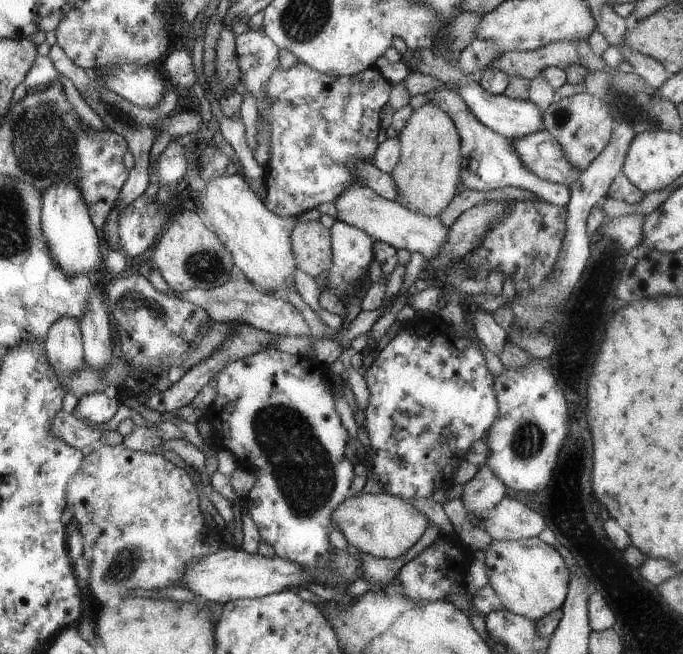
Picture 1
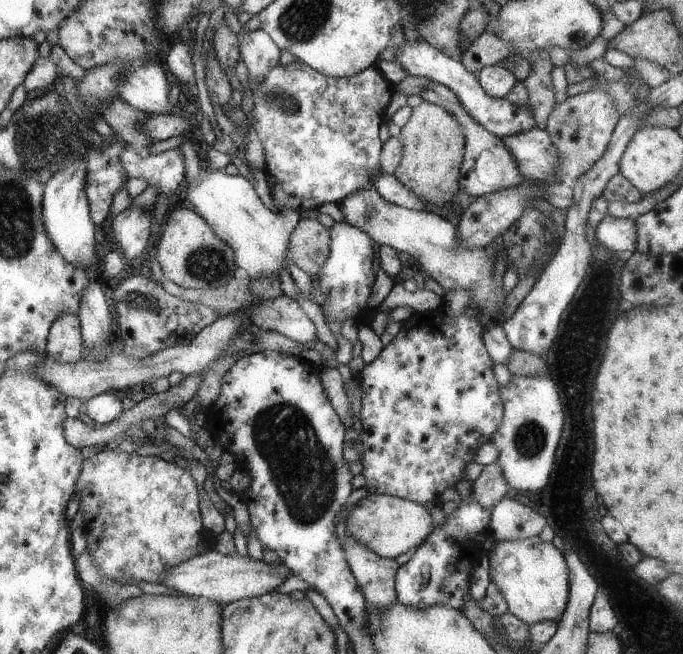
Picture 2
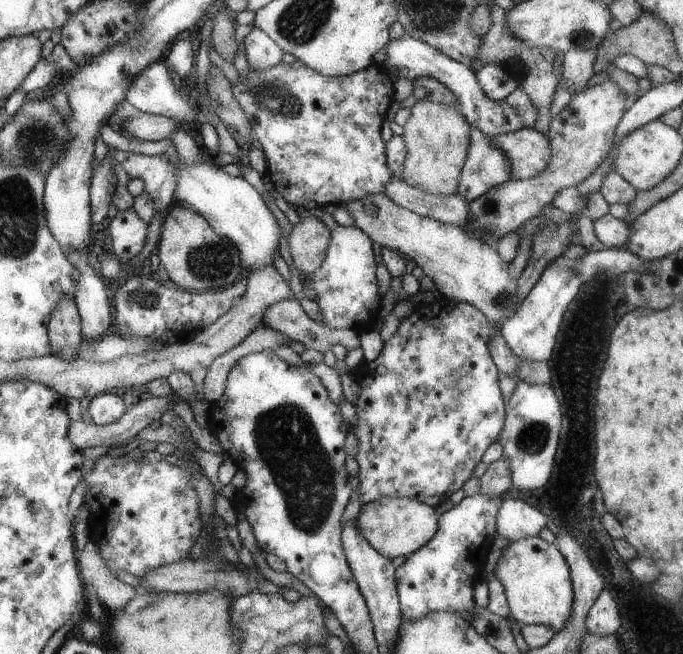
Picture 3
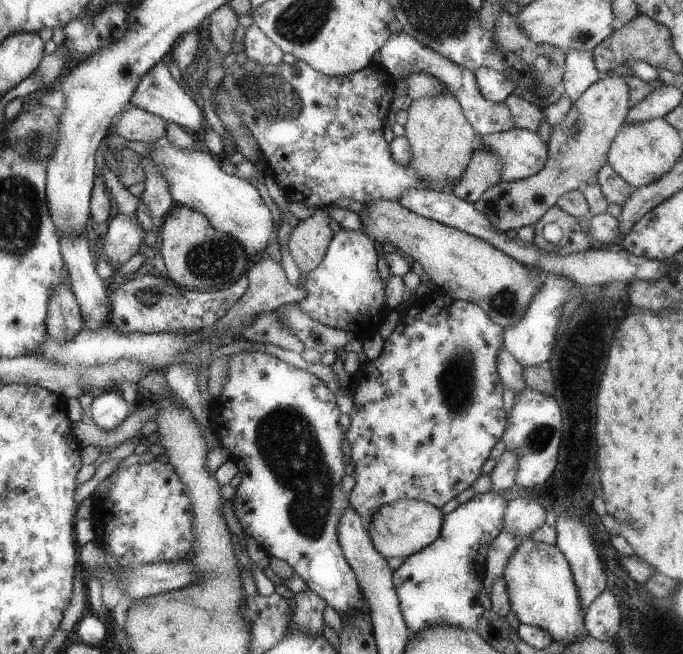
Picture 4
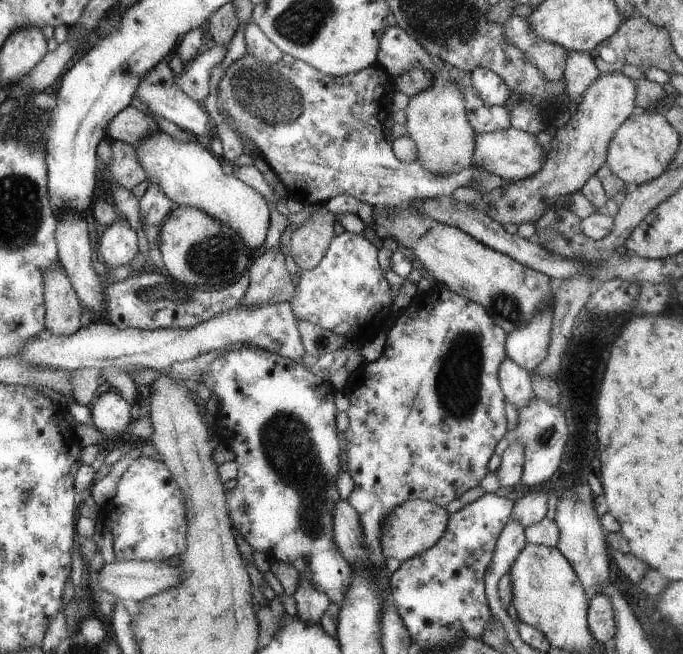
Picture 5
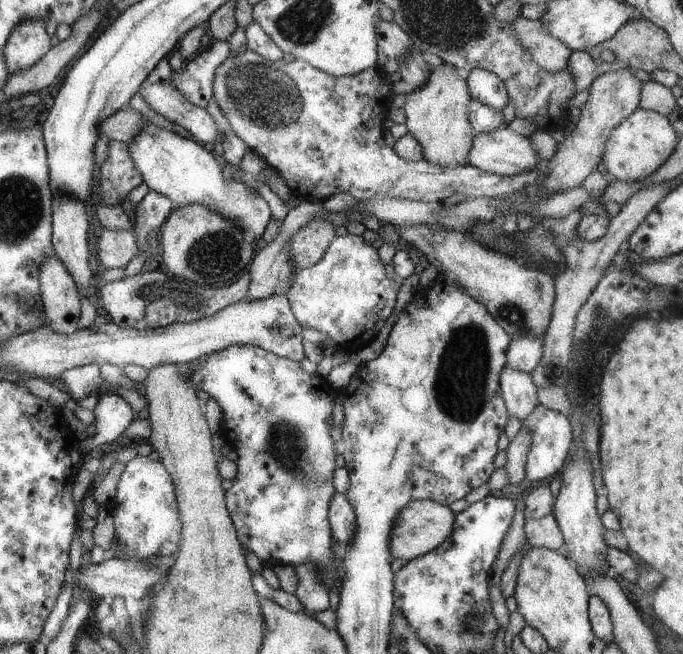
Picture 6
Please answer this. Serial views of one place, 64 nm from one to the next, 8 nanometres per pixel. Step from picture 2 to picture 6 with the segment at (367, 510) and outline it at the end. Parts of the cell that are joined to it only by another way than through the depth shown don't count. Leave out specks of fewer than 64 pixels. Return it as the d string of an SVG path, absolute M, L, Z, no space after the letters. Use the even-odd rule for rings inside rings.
M412 502L399 512L393 530L390 533L389 549L393 558L412 560L417 556L433 551L452 535L454 514L437 502Z

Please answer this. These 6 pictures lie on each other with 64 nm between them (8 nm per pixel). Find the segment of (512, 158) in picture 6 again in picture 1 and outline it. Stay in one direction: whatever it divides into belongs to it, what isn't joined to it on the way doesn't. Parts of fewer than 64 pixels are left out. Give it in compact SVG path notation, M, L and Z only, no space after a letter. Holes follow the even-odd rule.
M545 129L514 138L512 146L528 172L544 181L569 186L581 174L566 158L562 145Z

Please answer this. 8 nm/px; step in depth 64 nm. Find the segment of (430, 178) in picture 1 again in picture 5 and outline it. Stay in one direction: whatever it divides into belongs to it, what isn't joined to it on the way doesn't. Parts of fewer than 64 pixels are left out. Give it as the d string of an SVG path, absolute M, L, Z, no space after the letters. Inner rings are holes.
M434 75L434 78L432 87L409 97L409 103L404 110L407 116L405 126L407 135L416 143L417 161L435 175L451 175L474 166L477 132L470 124L465 97L458 90L457 85L449 81L446 76Z

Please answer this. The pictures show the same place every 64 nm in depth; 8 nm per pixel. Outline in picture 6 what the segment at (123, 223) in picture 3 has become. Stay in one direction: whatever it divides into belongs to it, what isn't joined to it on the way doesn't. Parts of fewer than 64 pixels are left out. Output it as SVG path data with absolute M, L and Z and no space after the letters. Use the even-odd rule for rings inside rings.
M104 229L98 240L101 268L124 269L138 252L138 236L133 229Z

